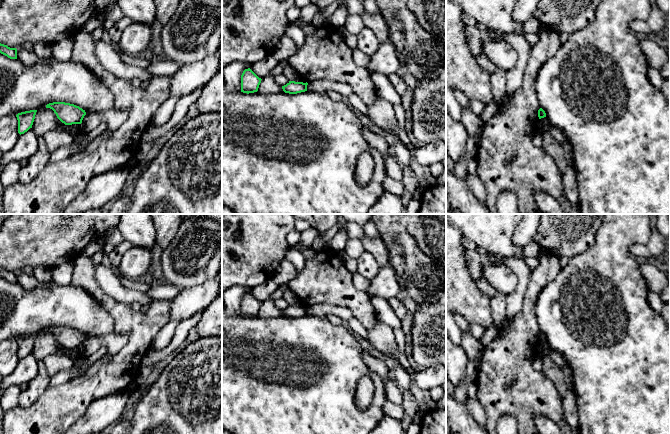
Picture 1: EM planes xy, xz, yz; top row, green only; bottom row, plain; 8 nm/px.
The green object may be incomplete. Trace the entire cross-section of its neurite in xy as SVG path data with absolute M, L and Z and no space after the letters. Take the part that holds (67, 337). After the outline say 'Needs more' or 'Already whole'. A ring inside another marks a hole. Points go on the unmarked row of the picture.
M65 326L49 327L46 332L52 333L57 342L65 349L81 348L86 339L85 334L79 330Z. Already whole

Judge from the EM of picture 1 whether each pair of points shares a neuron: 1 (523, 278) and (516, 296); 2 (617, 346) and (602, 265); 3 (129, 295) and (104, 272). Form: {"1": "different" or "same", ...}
{"1": "same", "2": "same", "3": "same"}

